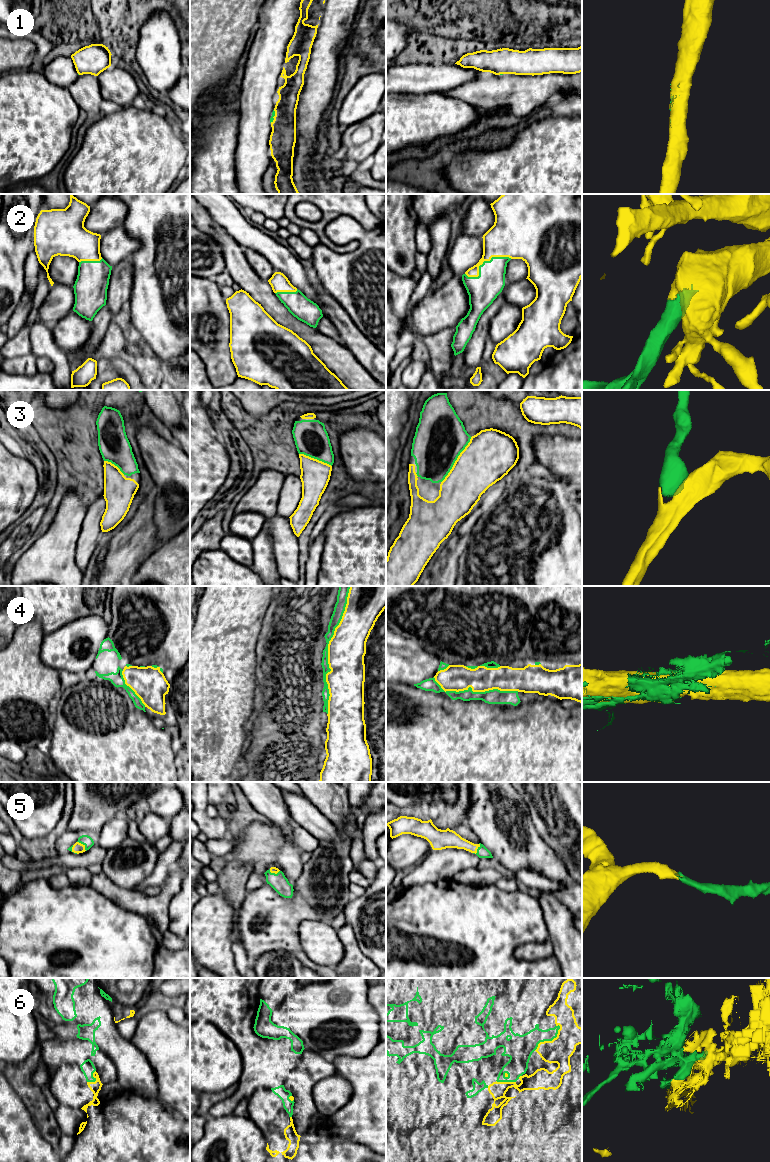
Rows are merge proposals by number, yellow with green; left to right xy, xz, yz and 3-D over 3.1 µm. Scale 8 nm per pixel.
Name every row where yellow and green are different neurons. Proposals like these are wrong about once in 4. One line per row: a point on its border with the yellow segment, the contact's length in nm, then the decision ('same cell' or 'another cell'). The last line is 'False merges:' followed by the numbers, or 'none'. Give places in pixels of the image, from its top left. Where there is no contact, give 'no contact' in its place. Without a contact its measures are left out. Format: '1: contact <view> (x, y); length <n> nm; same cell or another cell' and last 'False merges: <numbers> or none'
1: contact xz (274, 116); length 110 nm; same cell
2: contact yz (484, 260); length 400 nm; same cell
3: contact yz (456, 460); length 440 nm; same cell
4: contact xz (328, 650); length 1050 nm; same cell
5: contact xy (83, 845); length 110 nm; same cell
6: contact yz (550, 1041); length 300 nm; another cell
False merges: 6

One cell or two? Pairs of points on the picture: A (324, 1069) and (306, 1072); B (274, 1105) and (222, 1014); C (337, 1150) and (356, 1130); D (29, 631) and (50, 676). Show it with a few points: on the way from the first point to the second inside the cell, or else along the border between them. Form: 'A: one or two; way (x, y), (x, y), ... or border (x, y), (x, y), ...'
A: one; way (320, 1069), (310, 1070)
B: two; border (270, 1088), (258, 1088), (247, 1098)
C: two; border (328, 1125), (332, 1131), (369, 1148)
D: one; way (29, 643), (29, 658), (38, 667)

